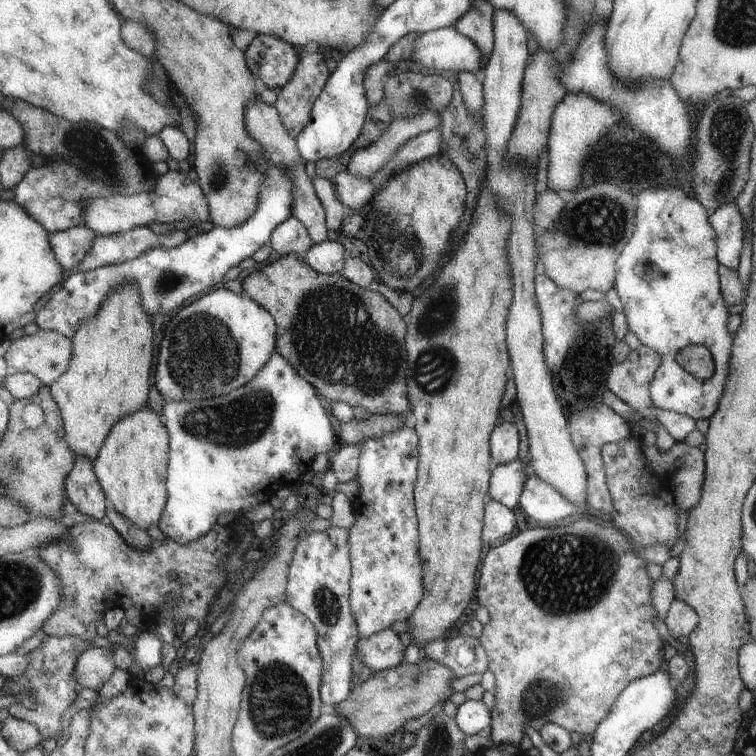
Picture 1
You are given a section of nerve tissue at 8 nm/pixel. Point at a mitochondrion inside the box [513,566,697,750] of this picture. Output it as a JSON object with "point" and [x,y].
{"point":[542,694]}

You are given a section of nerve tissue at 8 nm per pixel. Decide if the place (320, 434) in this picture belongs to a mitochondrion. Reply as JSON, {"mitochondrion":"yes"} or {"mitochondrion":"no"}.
{"mitochondrion":"no"}

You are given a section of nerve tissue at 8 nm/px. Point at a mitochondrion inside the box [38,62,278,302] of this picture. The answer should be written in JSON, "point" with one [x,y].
{"point":[116,173]}

